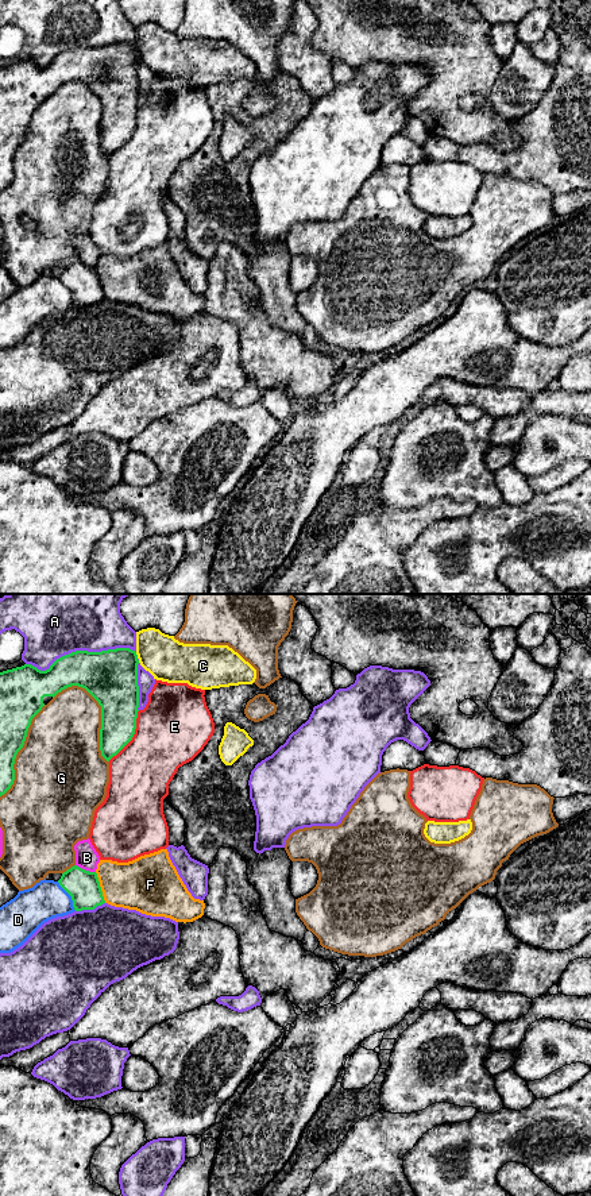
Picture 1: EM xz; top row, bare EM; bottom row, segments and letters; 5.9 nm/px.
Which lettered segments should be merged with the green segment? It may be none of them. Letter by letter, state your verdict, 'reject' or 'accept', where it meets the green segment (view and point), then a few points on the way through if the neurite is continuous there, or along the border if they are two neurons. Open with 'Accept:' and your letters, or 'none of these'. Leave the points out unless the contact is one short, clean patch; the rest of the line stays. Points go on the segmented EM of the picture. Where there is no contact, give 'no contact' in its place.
Accept: none of these
A: reject | xz (80, 651)
B: reject | xz (84, 870)
C: reject | xz (136, 655)
D: reject | xz (70, 895)
E: reject | xz (132, 736)
F: reject | xz (100, 887)
G: reject | xz (101, 713)

